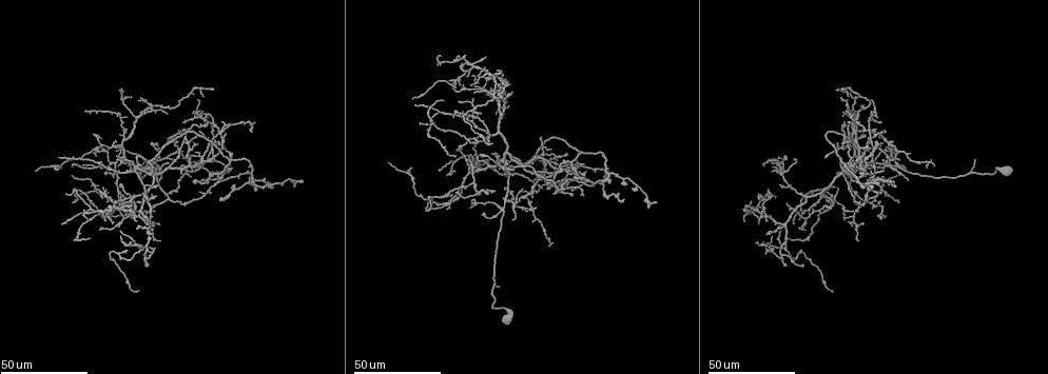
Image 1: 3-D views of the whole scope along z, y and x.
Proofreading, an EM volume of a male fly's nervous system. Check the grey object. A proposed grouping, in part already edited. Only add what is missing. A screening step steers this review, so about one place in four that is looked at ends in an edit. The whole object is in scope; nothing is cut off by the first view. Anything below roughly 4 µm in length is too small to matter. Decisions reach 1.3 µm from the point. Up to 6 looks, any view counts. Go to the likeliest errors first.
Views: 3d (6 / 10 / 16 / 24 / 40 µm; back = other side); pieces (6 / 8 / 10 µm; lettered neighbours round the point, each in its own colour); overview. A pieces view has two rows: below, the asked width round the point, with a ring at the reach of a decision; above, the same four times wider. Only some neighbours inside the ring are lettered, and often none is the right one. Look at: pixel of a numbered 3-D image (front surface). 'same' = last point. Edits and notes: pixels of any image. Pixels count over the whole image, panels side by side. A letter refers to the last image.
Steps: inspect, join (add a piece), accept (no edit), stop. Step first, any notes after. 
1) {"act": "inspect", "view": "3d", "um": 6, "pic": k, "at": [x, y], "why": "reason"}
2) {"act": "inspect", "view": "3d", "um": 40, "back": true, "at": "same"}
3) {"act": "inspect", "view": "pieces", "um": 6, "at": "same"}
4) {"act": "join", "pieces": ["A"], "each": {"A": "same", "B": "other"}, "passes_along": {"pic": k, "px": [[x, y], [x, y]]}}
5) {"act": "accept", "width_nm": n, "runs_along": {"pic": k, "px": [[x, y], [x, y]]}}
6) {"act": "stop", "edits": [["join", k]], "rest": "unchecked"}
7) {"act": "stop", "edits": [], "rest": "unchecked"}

{"act": "inspect", "view": "3d", "um": 24, "pic": 1, "at": [526, 212], "why": "an open end"}

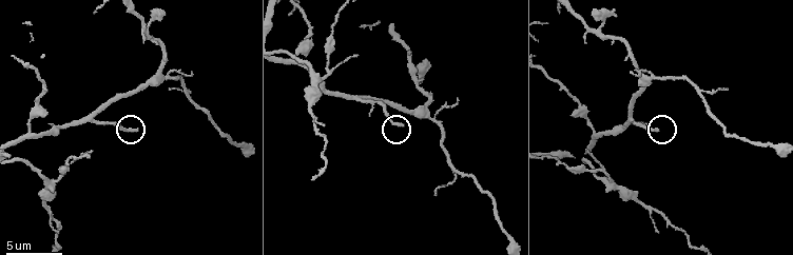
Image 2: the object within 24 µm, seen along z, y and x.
{"act": "inspect", "view": "pieces", "um": 6, "pic": 2, "at": [137, 129]}

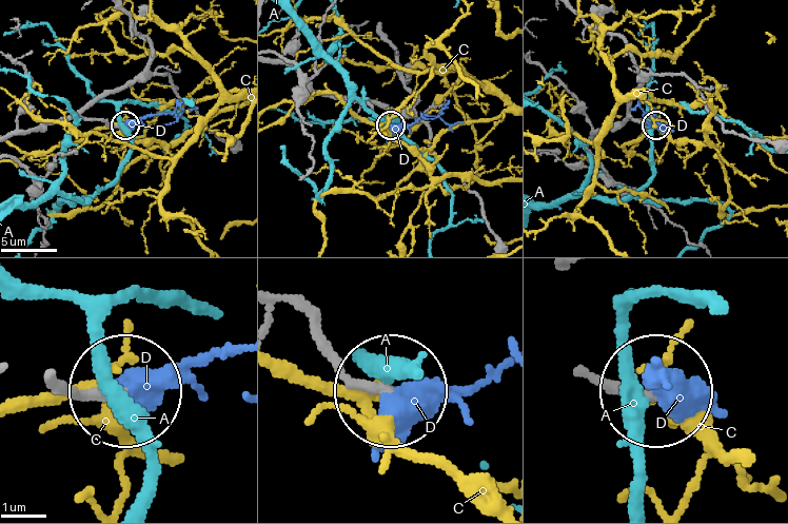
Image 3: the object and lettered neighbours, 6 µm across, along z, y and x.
{"act": "join", "pieces": ["D"], "each": {"A": "other", "C": "other", "D": "same"}, "passes_along": {"pic": 3, "px": [[54, 376], [106, 395], [185, 381], [231, 350]]}, "found": "it goes on there"}

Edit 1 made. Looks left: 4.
{"act": "inspect", "view": "overview"}

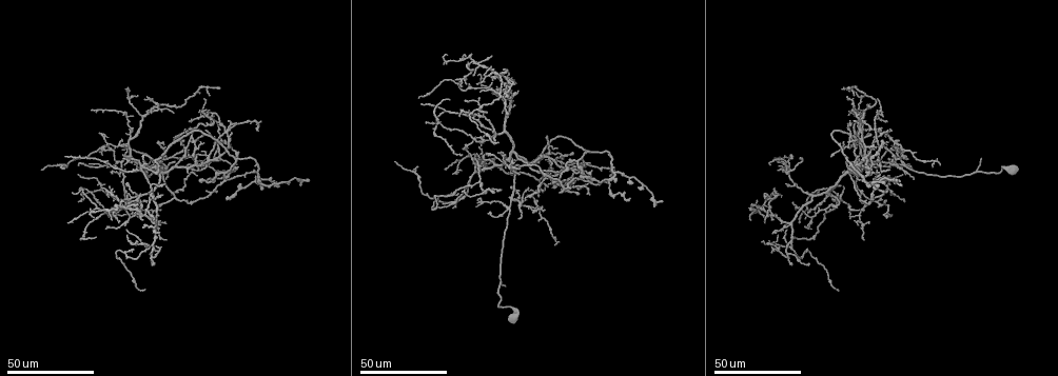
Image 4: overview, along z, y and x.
{"act": "inspect", "view": "3d", "um": 40, "pic": 4, "at": [417, 165], "why": "free end"}

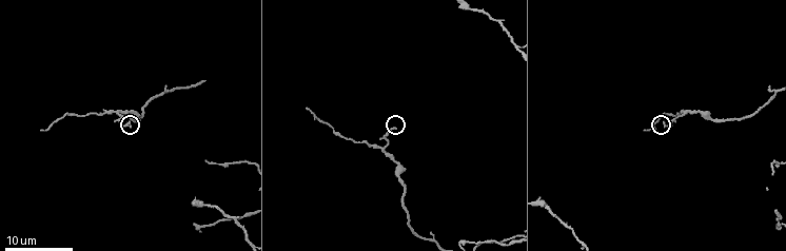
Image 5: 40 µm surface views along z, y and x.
{"act": "inspect", "view": "3d", "um": 10, "pic": 5, "at": [130, 123]}

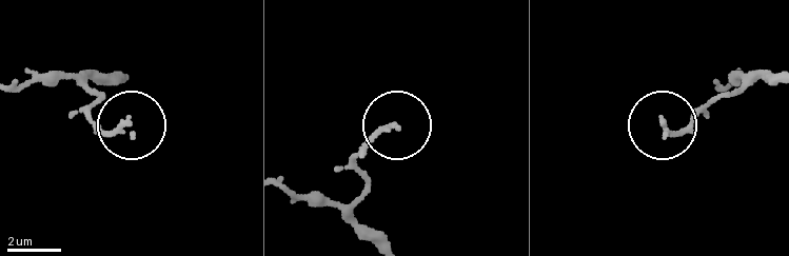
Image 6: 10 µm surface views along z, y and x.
{"act": "inspect", "view": "pieces", "um": 6, "pic": 6, "at": [662, 118], "why": "what lies round it"}

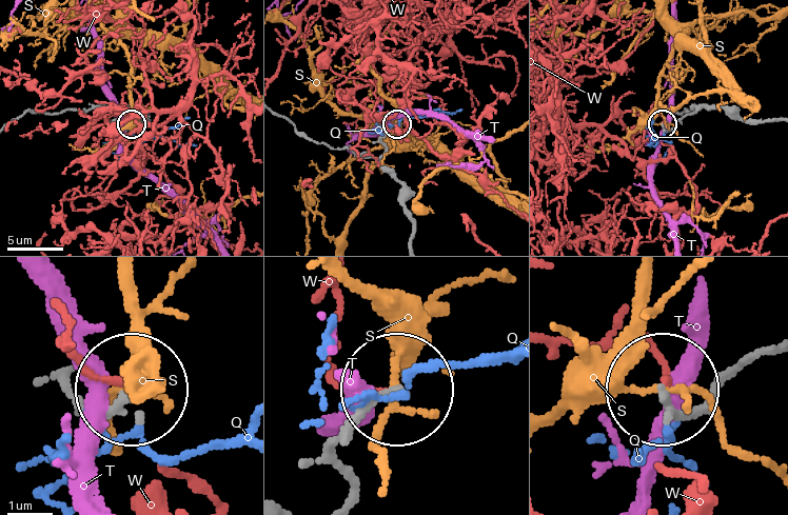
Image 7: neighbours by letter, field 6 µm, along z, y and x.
{"act": "accept", "each": {"Q": "other", "S": "other", "T": "other", "W": "other"}, "runs_along": {"pic": 7, "px": [[776, 343], [743, 359], [697, 412], [667, 396]]}, "found": "none of them fits"}

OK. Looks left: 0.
{"act": "stop", "edits": [["join", 3]], "rest": "unchecked"}

